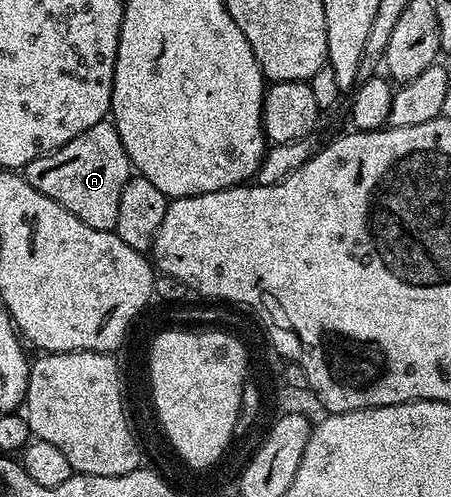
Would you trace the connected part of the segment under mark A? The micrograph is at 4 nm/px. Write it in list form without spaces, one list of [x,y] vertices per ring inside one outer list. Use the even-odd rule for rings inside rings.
[[[110,119],[88,127],[88,131],[76,135],[76,139],[24,166],[25,179],[36,191],[72,211],[72,215],[88,223],[88,227],[108,230],[113,230],[116,223],[120,191],[124,191],[124,183],[131,175],[130,156]]]

